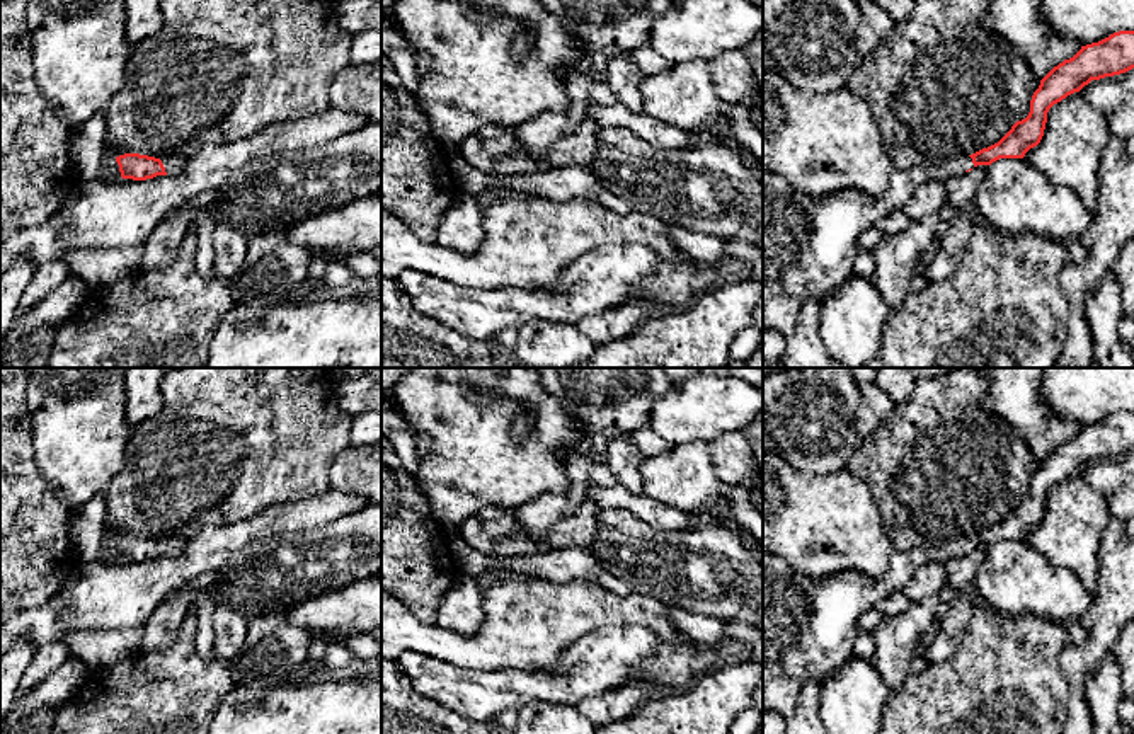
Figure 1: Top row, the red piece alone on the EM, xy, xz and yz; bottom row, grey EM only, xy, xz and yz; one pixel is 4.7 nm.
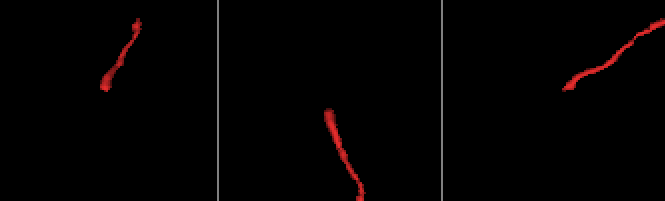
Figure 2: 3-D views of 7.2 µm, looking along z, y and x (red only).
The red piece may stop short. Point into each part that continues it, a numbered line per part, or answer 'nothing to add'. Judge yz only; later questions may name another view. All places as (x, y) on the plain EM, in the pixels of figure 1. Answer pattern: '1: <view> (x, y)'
1: yz (809, 624)

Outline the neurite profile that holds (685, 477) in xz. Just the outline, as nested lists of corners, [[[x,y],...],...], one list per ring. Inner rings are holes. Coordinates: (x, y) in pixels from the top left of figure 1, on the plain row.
[[[705,441],[676,444],[667,453],[644,458],[640,477],[642,492],[695,516],[725,501],[725,485],[715,473]]]

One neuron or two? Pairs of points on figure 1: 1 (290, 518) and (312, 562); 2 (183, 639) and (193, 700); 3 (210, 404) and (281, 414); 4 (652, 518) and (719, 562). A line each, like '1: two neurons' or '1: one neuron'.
1: two neurons
2: one neuron
3: one neuron
4: two neurons

